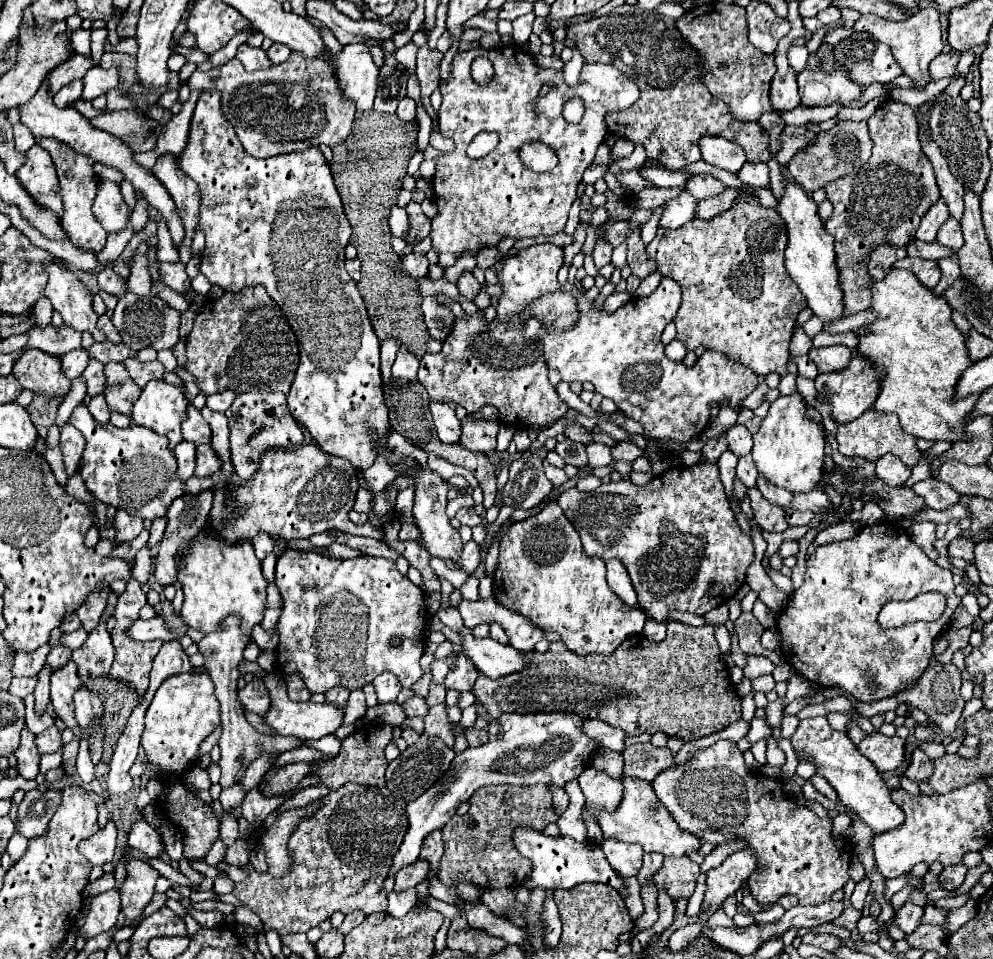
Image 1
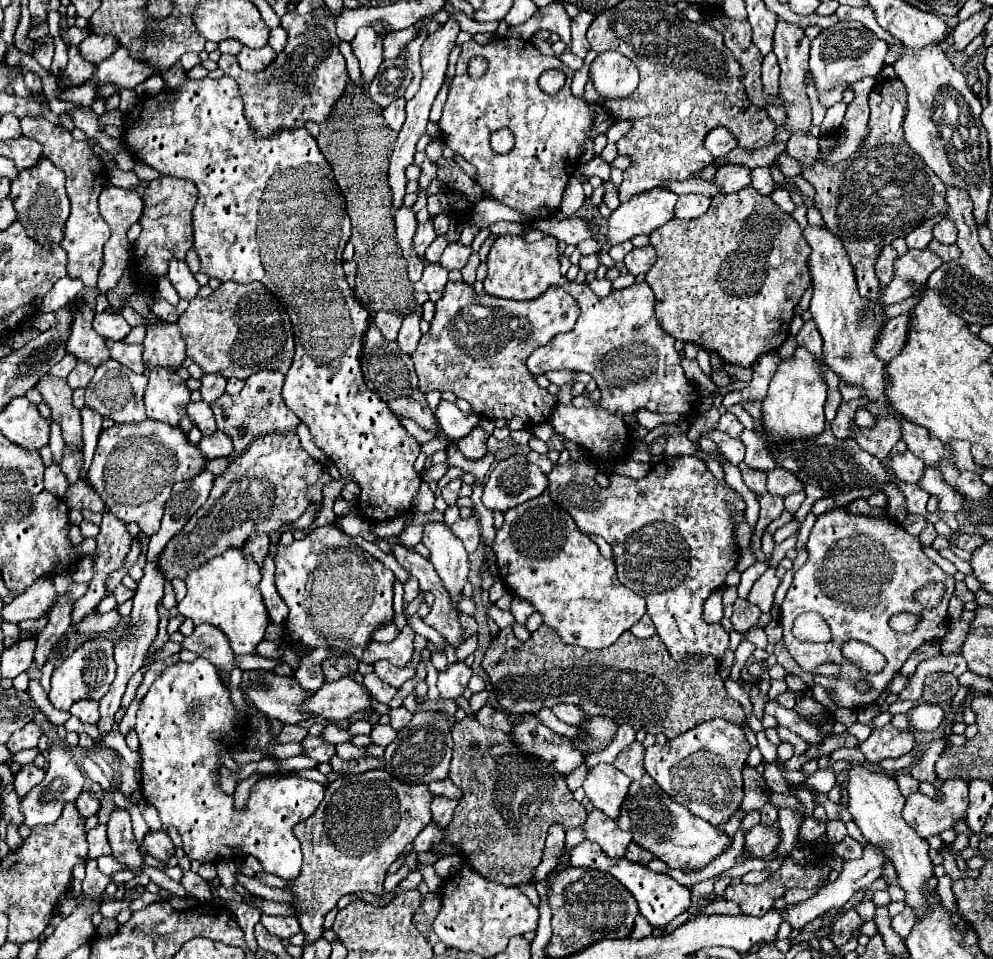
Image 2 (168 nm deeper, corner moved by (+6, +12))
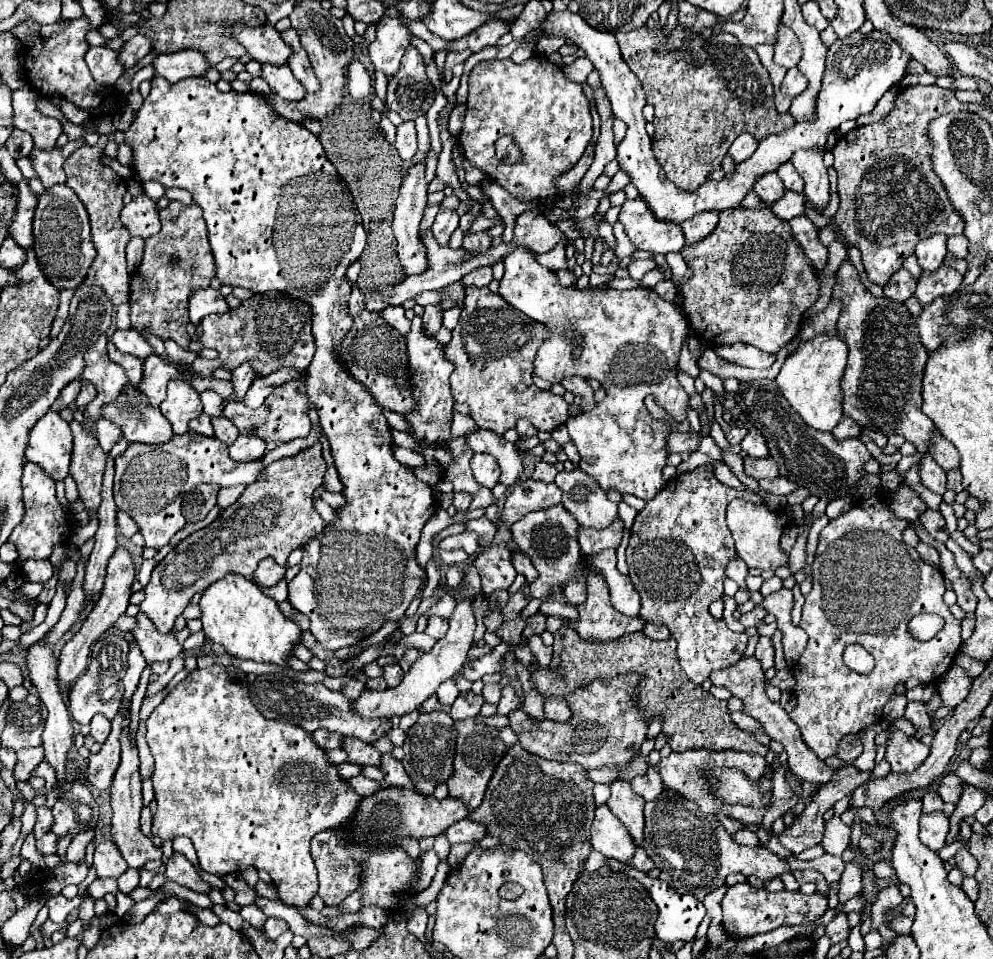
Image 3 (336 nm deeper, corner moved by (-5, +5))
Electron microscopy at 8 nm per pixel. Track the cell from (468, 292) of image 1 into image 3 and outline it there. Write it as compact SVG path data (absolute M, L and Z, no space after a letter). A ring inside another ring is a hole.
M480 231L480 233L466 233L464 235L464 243L462 243L462 249L472 253L472 255L478 255L478 253L484 253L488 251L490 247L490 237Z

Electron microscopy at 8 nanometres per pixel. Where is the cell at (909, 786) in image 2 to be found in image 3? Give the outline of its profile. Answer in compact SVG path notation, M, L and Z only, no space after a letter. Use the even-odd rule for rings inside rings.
M926 791L924 797L922 797L922 805L924 805L924 813L940 809L940 811L944 811L946 815L952 815L952 811L954 811L954 805L944 803L936 791Z

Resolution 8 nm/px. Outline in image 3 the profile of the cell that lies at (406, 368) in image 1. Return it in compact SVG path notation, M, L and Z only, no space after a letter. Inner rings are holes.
M438 305L426 307L426 311L422 315L422 325L424 325L426 335L434 337L438 333L438 329L442 327L442 309Z

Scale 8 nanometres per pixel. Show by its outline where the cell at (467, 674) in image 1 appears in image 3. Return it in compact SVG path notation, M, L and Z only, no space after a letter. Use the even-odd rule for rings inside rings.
M466 691L466 693L460 693L452 705L452 711L450 711L450 717L452 719L468 719L468 717L476 717L480 713L480 707L482 707L484 699L482 695L476 695L474 691Z

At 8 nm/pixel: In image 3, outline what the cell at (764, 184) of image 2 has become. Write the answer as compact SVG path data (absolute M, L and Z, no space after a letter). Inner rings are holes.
M784 191L784 195L772 205L774 215L778 215L784 221L790 221L804 213L804 197L794 191Z

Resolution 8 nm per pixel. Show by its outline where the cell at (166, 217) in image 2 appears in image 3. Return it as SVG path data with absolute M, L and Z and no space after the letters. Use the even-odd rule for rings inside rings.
M170 201L166 209L160 209L160 221L162 231L146 239L142 263L130 281L130 319L134 329L148 329L160 339L174 339L186 349L190 343L186 333L186 303L194 287L208 287L214 277L214 259L210 255L208 231L198 203L192 201L184 205L180 201Z

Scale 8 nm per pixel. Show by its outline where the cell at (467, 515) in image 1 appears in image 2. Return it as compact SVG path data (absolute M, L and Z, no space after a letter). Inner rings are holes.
M451 480L451 482L441 490L441 496L443 496L443 500L445 500L449 506L453 506L453 504L457 502L457 498L459 498L459 488L461 488L461 480Z

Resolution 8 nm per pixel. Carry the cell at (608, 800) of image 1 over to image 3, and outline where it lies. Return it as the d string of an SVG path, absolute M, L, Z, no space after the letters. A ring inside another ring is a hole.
M616 779L610 785L610 799L608 799L606 805L628 827L636 845L642 843L642 831L644 831L642 807L644 807L644 803L646 801L632 791L628 781Z

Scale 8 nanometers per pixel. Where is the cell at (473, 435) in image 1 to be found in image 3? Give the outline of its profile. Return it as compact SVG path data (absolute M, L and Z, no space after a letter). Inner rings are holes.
M474 453L472 461L470 461L470 467L474 471L474 477L478 479L480 485L492 489L496 483L498 483L498 477L500 477L500 467L496 463L496 459L492 455L486 455L486 453Z

